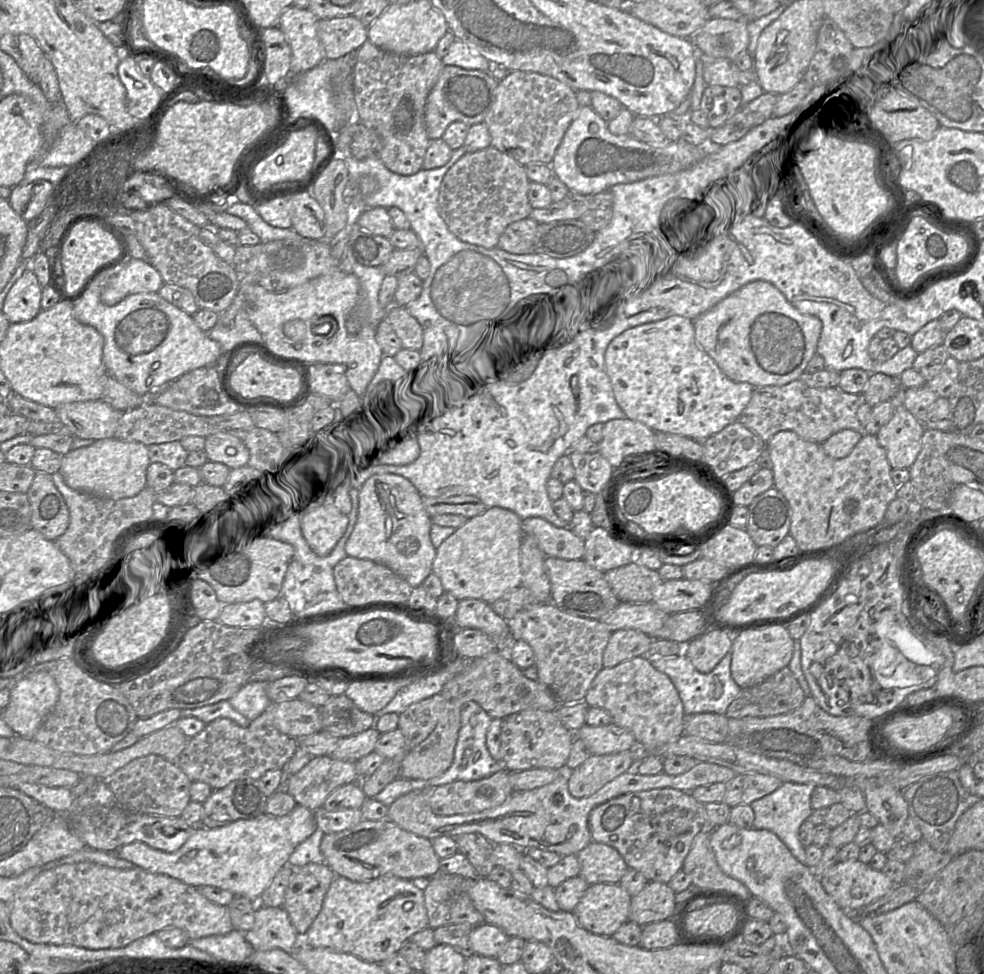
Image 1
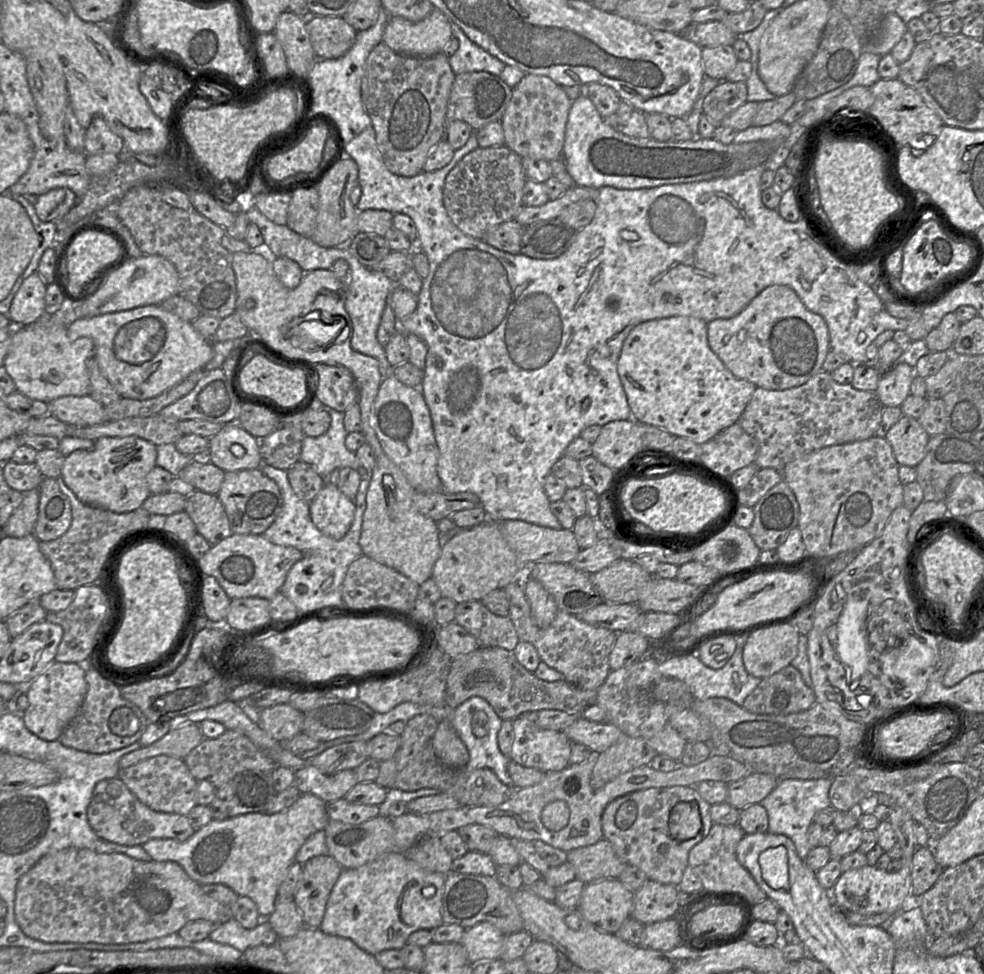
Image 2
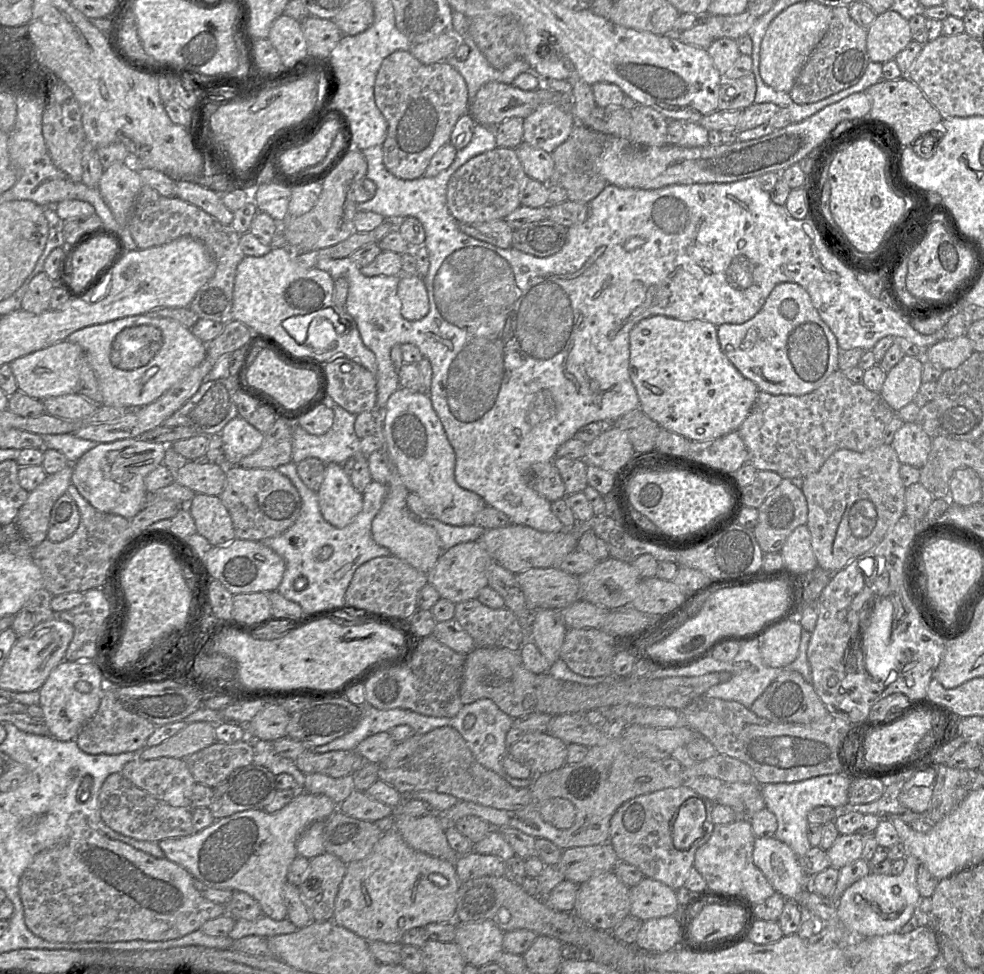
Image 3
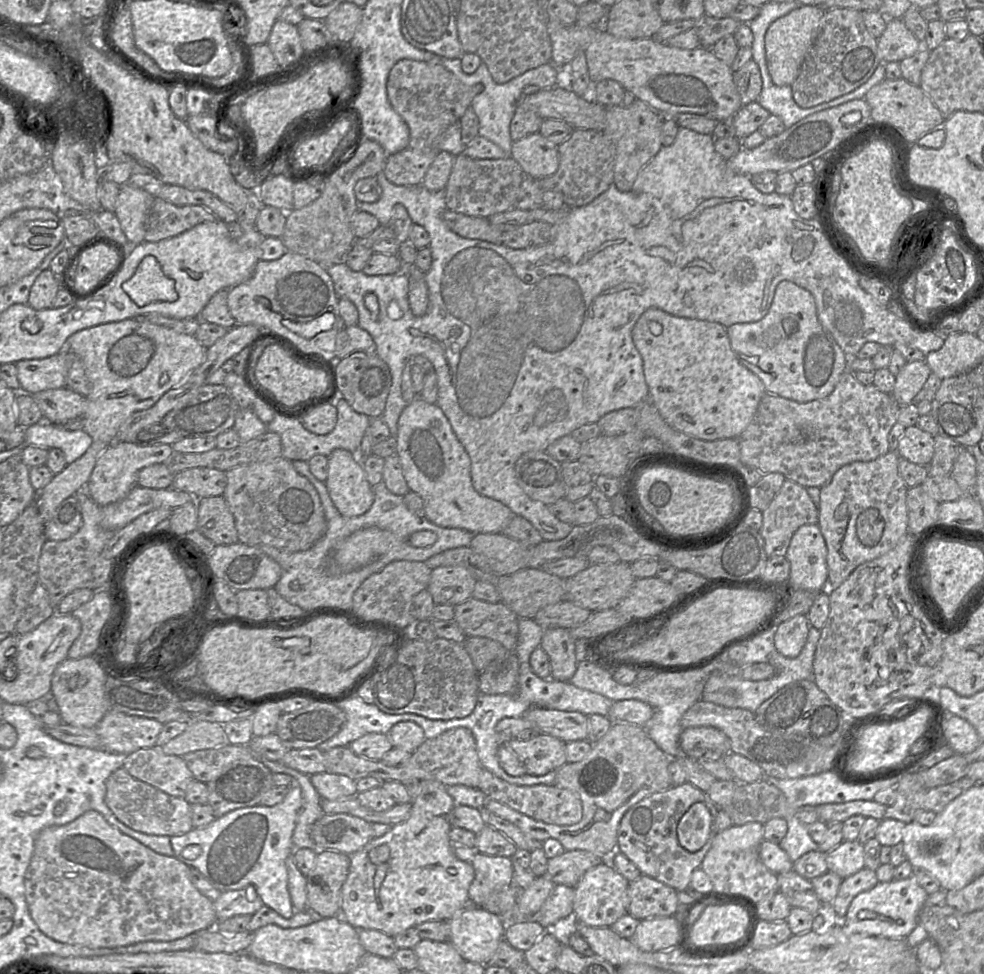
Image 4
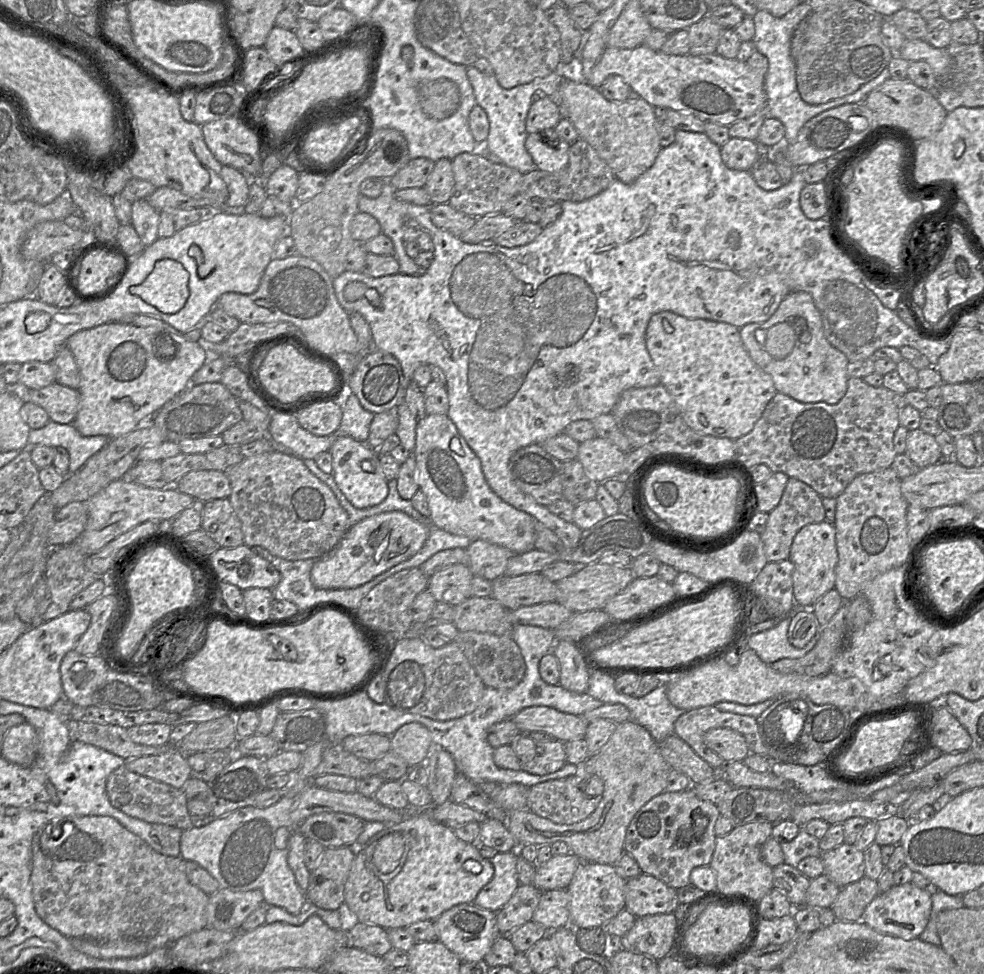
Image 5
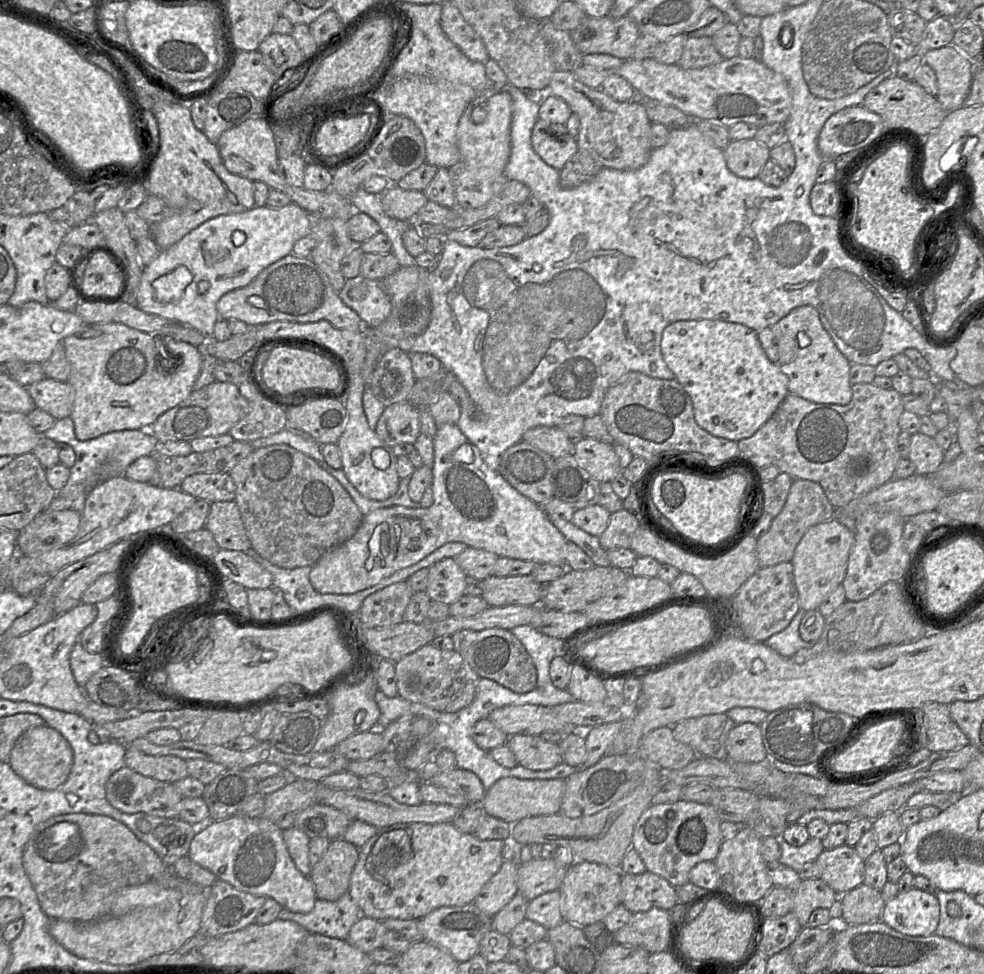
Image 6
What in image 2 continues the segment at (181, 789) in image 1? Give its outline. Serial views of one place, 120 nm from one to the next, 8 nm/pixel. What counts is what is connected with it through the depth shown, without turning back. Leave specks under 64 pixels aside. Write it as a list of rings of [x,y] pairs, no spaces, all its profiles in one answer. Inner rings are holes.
[[[158,755],[120,769],[118,778],[147,807],[154,811],[188,815],[197,805],[198,780],[191,774],[184,760],[167,755]]]

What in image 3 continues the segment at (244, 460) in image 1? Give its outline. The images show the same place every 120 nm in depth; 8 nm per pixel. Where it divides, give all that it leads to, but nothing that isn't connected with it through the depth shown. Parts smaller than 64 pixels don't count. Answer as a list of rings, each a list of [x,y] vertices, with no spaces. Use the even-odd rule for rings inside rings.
[[[237,416],[221,431],[224,443],[224,464],[238,465],[239,461],[257,451],[264,439],[264,433],[245,419]]]

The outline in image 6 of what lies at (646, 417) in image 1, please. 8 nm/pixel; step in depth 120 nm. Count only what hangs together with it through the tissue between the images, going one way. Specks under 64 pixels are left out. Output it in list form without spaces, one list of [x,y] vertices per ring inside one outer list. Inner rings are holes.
[[[679,320],[666,326],[661,353],[691,397],[697,424],[710,434],[739,441],[752,436],[789,394],[788,377],[766,356],[757,332],[722,320]]]

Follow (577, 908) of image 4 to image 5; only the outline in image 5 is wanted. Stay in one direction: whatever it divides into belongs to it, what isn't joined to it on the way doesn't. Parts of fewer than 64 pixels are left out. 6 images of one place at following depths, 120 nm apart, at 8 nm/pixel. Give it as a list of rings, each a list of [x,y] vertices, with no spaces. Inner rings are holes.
[[[582,863],[567,888],[569,894],[570,925],[590,929],[604,927],[625,909],[626,880],[616,865]]]

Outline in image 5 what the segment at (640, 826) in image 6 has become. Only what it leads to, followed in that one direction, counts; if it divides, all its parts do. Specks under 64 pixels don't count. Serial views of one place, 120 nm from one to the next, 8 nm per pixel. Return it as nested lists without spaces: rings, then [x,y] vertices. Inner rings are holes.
[[[692,788],[681,792],[664,791],[649,800],[634,815],[626,831],[624,851],[636,860],[642,873],[679,889],[690,883],[690,873],[695,867],[709,866],[717,837],[715,825],[720,815],[716,804],[700,799]]]

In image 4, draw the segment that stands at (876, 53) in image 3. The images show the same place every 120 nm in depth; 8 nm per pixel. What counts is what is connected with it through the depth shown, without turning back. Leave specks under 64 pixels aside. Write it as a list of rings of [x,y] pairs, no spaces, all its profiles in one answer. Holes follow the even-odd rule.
[[[888,18],[884,32],[877,39],[878,51],[884,63],[900,62],[914,55],[922,46],[922,42],[899,18]]]

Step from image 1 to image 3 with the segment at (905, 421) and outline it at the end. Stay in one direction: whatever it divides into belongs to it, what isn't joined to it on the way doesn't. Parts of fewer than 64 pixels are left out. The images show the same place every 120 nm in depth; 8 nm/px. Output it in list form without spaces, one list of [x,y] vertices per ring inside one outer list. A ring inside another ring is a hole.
[[[904,422],[896,431],[892,447],[901,464],[922,468],[931,449],[932,438],[916,423]]]

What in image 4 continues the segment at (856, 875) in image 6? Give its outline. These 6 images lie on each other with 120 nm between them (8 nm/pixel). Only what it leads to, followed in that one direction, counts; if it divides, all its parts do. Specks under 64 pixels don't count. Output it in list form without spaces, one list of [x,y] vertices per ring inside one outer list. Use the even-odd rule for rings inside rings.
[[[843,840],[826,853],[828,871],[845,879],[865,867],[864,848],[858,840]]]

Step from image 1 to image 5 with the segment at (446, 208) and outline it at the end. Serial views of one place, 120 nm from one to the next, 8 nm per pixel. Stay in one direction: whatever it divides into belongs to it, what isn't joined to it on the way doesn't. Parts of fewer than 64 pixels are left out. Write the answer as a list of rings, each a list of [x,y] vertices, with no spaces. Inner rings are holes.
[[[461,153],[451,161],[454,188],[448,204],[457,211],[475,218],[501,214],[506,204],[519,192],[524,174],[512,167],[493,163],[479,153]]]

